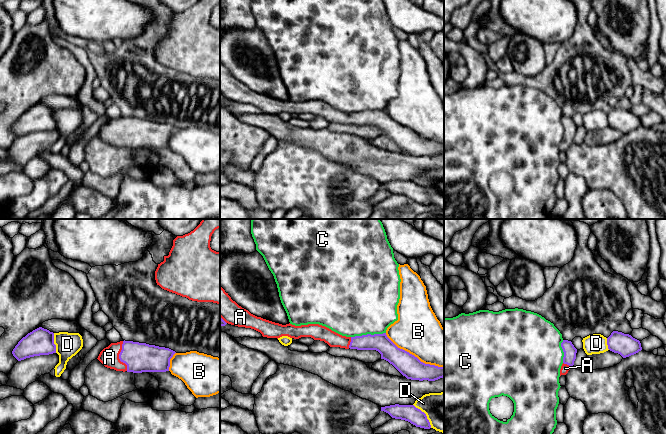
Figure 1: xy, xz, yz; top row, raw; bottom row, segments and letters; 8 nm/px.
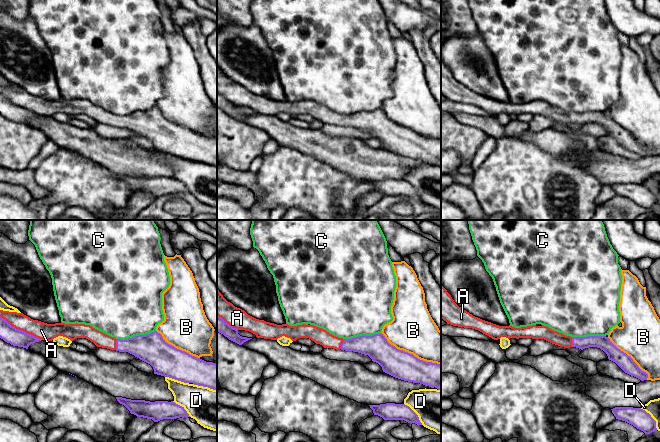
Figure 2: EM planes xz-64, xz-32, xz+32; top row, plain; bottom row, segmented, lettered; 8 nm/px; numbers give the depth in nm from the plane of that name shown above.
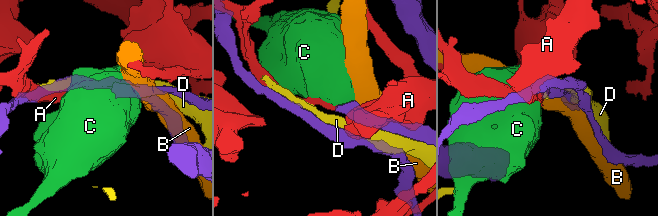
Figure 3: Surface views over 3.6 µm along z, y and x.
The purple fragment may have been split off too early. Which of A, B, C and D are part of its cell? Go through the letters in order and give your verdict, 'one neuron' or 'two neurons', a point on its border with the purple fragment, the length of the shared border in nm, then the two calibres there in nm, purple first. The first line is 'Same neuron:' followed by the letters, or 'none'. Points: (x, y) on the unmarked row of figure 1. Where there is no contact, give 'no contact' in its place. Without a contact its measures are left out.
Same neuron: A
A: one neuron; contact xy (119, 132); length 240 nm; calibres 240 and 160 nm
B: two neurons; contact xz (413, 131); length 550 nm; calibres 180 and 360 nm
C: two neurons; contact xz (368, 110); length 280 nm; calibres 150 and 500 nm
D: two neurons; contact xz (425, 191); length 240 nm; calibres 140 and 280 nm

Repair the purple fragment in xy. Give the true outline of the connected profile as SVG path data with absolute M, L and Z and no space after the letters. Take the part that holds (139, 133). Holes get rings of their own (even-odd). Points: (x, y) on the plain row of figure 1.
M124 116L111 119L97 135L105 143L116 147L166 148L175 129L169 124Z

